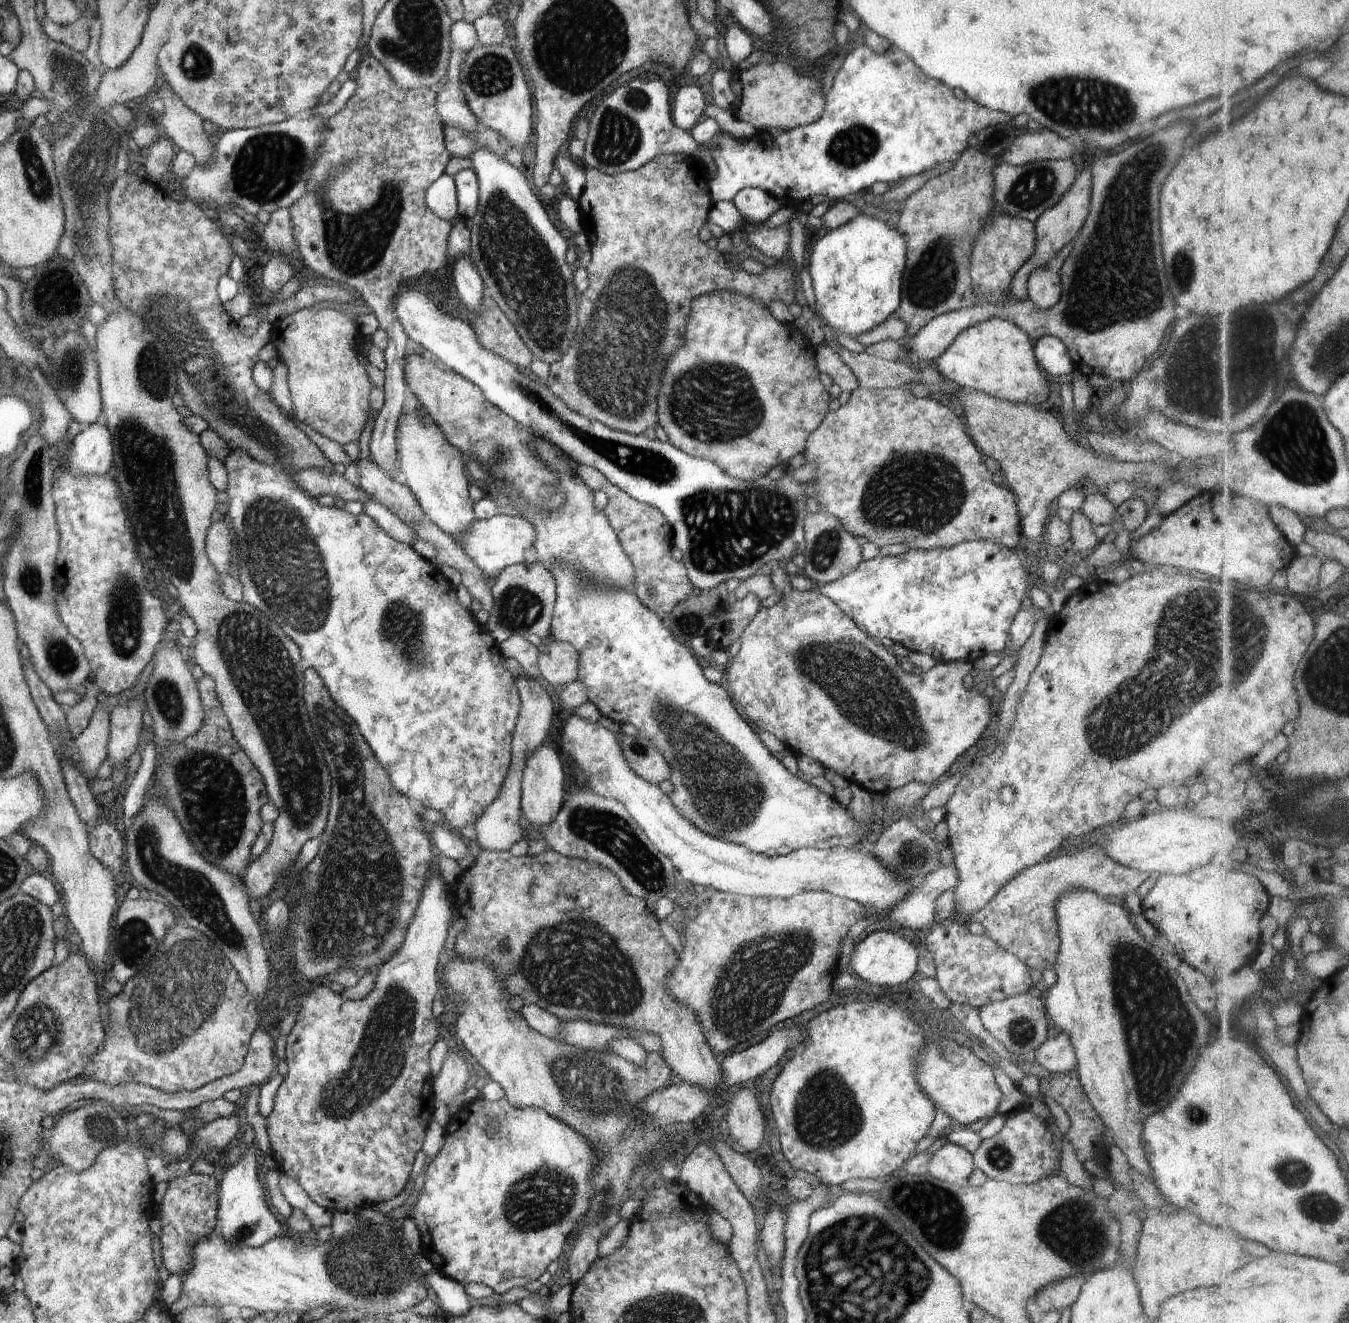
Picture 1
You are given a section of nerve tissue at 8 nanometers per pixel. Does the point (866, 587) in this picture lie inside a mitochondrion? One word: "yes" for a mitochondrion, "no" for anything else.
no

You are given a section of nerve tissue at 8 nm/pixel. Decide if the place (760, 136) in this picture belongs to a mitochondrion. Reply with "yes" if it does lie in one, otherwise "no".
no

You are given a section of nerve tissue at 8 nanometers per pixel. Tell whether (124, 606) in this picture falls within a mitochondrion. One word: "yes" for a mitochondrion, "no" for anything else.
yes

